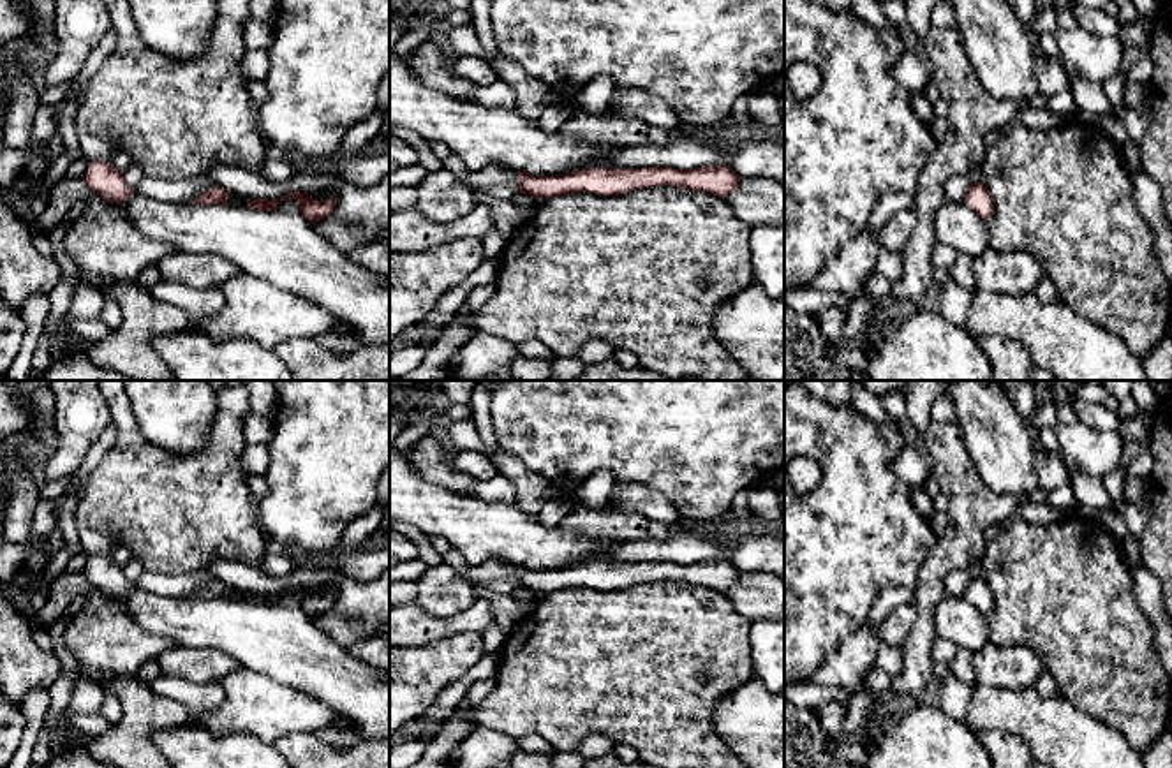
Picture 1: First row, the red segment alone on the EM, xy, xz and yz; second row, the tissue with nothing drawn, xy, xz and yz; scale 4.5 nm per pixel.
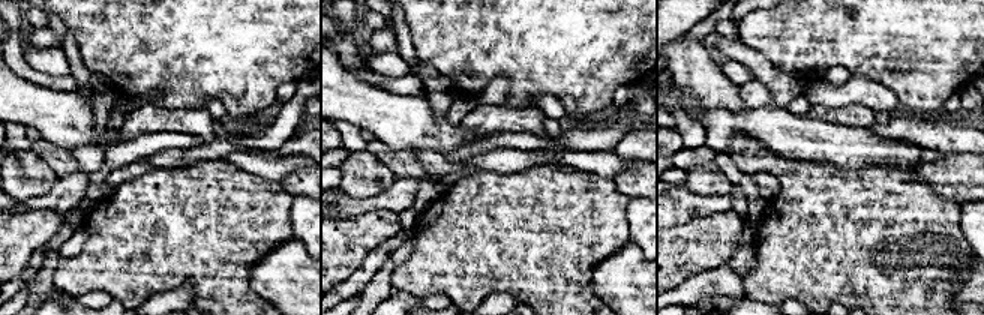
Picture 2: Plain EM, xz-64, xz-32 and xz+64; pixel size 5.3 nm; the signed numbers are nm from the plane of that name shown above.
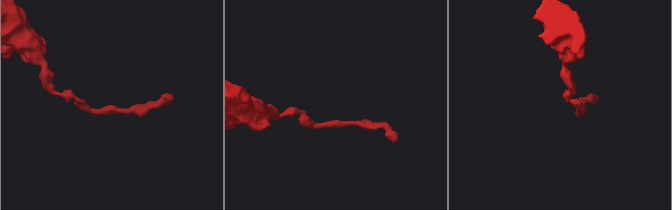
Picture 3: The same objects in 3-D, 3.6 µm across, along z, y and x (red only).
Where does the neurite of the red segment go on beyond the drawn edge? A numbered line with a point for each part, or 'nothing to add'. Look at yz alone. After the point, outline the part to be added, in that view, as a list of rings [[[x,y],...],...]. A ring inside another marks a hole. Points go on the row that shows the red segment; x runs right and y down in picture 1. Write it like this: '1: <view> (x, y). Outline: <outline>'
nothing to add

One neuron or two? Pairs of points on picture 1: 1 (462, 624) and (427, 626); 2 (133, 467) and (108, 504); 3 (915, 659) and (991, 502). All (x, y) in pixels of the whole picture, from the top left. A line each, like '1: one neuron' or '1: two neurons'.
1: one neuron
2: one neuron
3: one neuron

